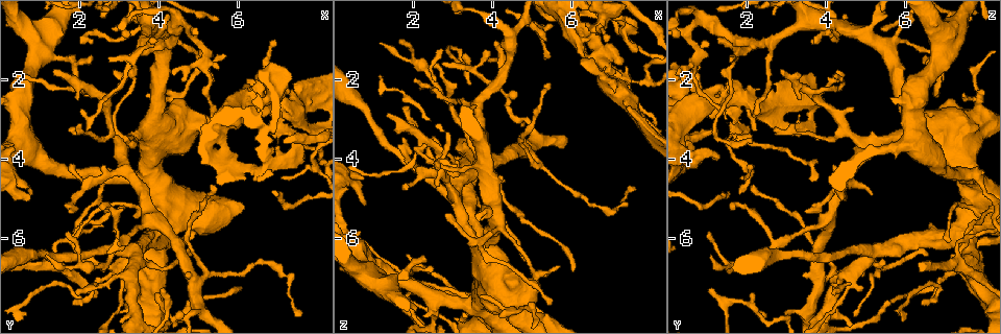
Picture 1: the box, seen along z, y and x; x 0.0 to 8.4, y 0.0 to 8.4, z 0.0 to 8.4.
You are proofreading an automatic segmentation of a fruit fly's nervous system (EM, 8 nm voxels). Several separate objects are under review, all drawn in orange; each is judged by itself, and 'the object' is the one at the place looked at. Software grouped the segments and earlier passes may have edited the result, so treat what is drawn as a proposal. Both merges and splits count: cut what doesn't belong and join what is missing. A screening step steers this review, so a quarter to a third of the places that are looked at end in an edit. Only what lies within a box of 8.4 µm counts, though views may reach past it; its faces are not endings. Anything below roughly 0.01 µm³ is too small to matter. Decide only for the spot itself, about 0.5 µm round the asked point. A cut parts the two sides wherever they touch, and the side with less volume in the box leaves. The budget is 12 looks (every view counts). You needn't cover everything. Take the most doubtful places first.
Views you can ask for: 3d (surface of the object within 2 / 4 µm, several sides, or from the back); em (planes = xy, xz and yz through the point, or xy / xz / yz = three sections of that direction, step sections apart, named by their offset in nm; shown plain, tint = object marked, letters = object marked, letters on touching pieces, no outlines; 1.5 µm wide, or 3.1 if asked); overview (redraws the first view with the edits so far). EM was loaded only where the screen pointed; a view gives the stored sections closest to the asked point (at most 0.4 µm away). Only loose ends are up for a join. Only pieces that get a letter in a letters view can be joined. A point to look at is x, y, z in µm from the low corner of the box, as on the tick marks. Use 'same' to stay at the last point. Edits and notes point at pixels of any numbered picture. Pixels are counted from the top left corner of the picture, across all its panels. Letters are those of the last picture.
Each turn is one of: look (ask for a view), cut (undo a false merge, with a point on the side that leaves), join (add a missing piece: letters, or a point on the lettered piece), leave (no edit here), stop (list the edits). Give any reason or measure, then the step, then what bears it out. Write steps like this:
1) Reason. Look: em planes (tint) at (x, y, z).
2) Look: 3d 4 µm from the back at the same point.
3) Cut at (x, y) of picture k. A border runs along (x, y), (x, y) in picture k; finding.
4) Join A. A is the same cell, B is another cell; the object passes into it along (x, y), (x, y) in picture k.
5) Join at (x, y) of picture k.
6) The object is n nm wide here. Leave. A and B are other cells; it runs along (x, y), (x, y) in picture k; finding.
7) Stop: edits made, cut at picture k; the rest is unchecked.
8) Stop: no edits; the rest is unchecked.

Thick turns thin. Look: em planes (tint) at (3.40, 6.35, 5.25).

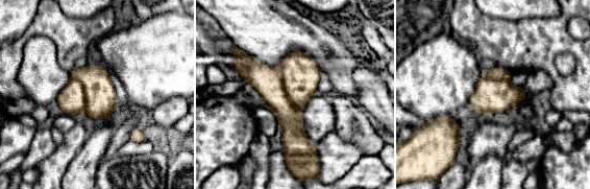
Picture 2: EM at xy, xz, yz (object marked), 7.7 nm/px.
Look: em planes (letters) at the same point.

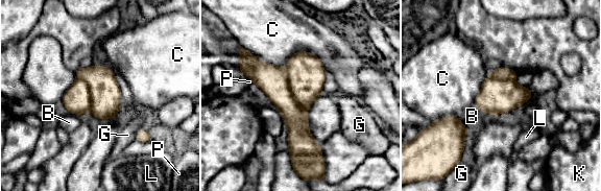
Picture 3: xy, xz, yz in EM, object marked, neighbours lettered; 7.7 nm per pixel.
The object is 300 nm wide here; the longest contact is with C, 320 nm. Leave. B, C, G, K, L and P are other cells; one cell here.

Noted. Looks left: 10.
Abrupt turn. Look: 3d 4 µm at (7.25, 4.10, 0.55).

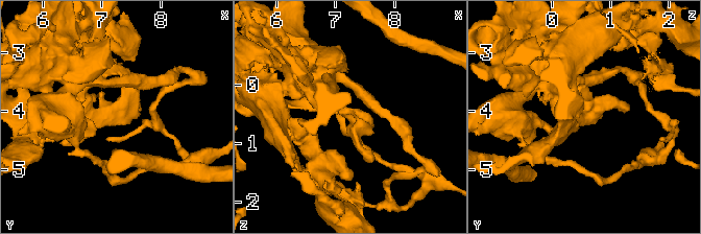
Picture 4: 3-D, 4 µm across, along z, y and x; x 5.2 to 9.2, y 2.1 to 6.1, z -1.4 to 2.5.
Shape alone is not enough. Look: em planes (letters) at (7.30, 4.10, 0.55).

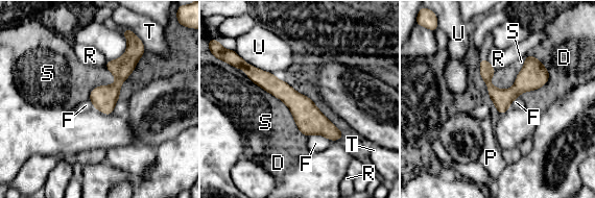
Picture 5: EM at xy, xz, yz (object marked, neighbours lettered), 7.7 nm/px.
Leave. D, F, P, R, S, T and U are other cells; a border runs along (235, 67), (278, 97), (307, 138) in picture 5; one cell here.

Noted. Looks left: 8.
Four arms meet. Look: 3d 4 µm at (1.75, 6.05, 7.55).

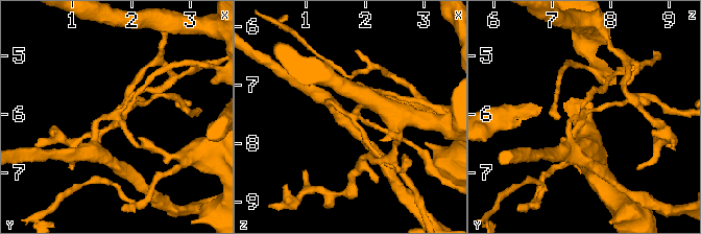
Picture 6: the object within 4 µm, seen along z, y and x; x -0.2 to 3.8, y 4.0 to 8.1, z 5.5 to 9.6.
4 arms meet here. Look: em planes (letters) at (1.75, 6.10, 7.50).

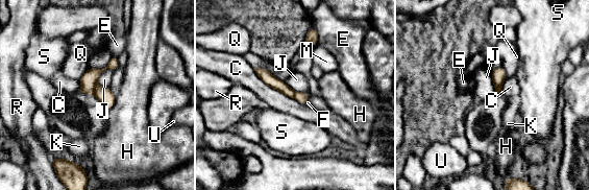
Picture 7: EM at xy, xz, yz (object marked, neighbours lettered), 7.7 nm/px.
The object is 80 nm wide here. Cut at (88, 81) of picture 7. C, E, F, H, J, K, M, Q, R, S and U are other cells; a border runs along (96, 86), (93, 93) in picture 7; two cells meet here.

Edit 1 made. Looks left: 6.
Look: overview.

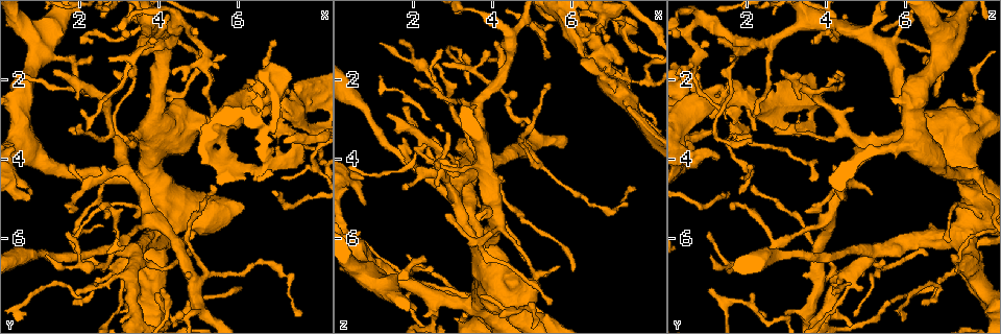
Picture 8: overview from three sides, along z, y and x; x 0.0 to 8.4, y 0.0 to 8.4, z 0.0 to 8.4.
Look: 3d 4 µm at (1.75, 1.50, 6.85).

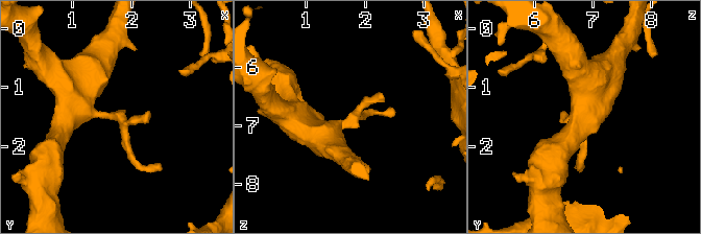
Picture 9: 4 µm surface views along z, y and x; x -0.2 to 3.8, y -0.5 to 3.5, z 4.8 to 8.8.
Look: em planes (tint) at (1.75, 1.50, 6.85).

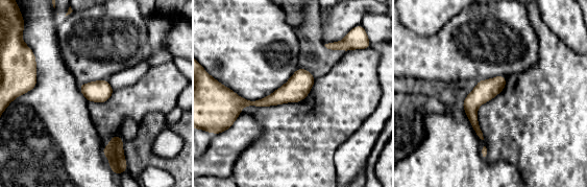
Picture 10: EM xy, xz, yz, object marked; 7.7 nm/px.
What lies round it. Look: em planes (letters) at the same point.

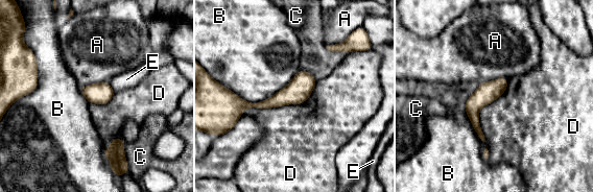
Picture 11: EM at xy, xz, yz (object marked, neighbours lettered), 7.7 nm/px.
The longest contact is with D, 650 nm. Leave. A, B, C, D and E are other cells; it runs along (312, 81), (265, 104), (234, 98) in picture 11; one cell here.

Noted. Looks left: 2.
Thin end. Look: em yz step 4 (letters) at (1.90, 7.35, 4.15).

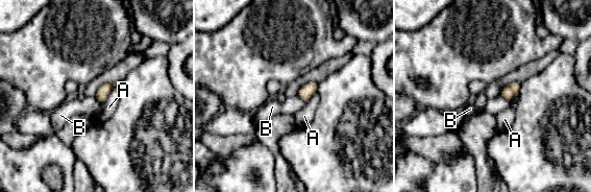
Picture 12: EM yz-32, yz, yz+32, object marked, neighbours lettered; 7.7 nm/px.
Look: em planes (letters) at the same point.

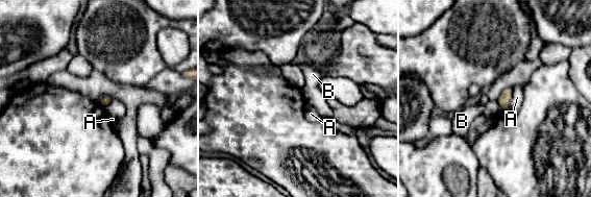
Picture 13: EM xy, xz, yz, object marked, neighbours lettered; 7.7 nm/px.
The longest contact is with A, 200 nm. Leave. A and B are other cells; no lettered piece goes on from it.

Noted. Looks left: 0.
Stop: edits made, cut at picture 7; the rest is unchecked.

